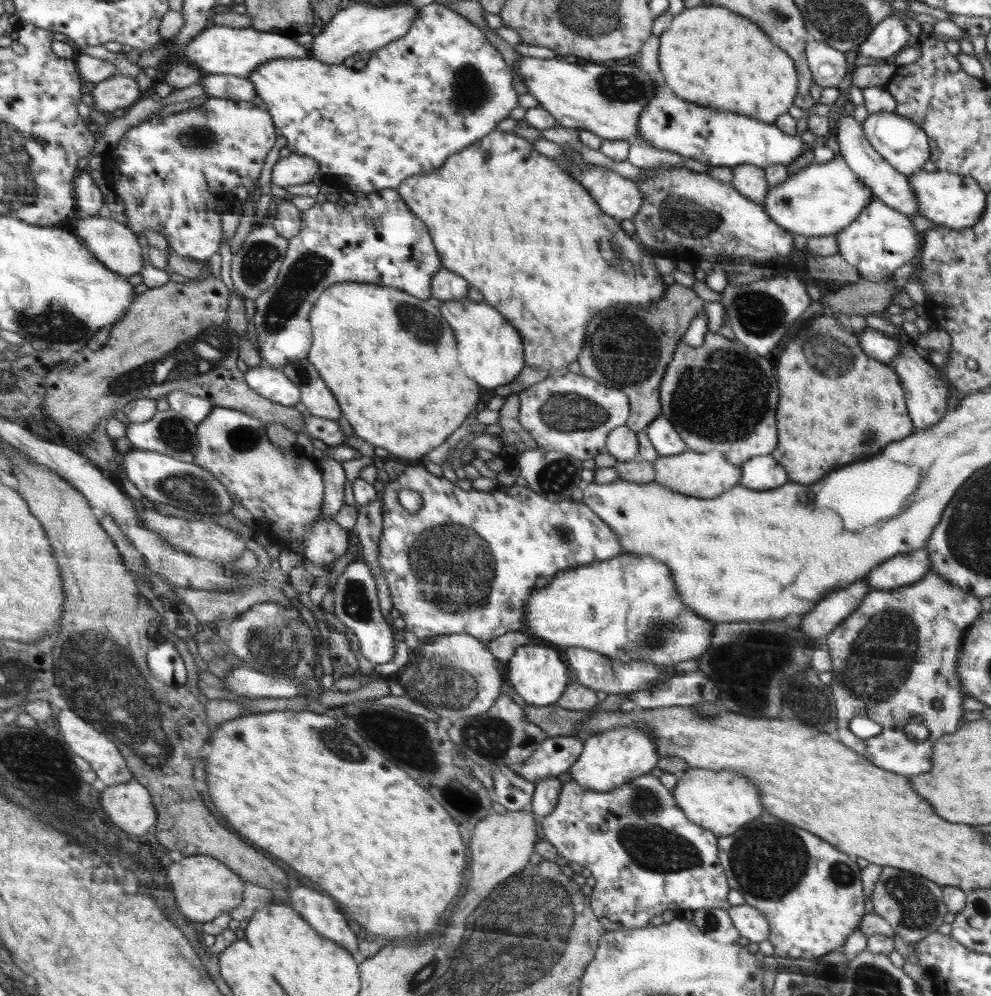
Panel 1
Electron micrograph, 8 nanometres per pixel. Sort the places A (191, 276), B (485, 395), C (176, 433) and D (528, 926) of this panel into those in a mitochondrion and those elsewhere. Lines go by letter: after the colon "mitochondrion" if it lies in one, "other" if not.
A: other
B: other
C: mitochondrion
D: mitochondrion

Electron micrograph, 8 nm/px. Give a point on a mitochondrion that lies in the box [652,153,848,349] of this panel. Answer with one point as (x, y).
(682, 214)

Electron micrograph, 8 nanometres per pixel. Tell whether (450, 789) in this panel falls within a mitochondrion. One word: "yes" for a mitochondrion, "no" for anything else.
yes

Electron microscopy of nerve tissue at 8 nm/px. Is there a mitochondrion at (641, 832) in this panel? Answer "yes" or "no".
yes

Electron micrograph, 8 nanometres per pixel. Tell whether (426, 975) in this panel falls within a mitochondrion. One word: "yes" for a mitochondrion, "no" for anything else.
yes

